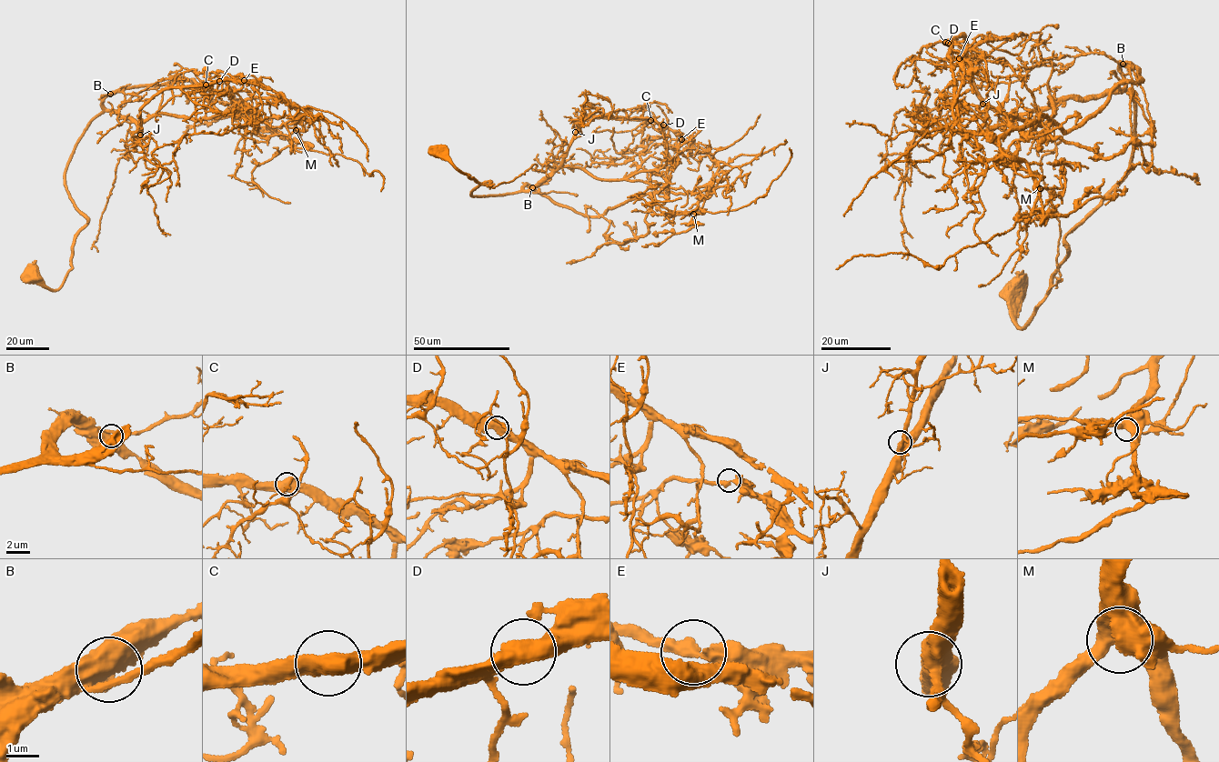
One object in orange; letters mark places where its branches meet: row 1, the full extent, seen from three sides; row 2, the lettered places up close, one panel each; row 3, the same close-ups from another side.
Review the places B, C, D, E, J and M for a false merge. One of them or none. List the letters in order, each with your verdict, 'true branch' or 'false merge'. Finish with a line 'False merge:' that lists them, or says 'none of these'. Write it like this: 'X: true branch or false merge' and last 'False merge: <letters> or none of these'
B: true branch
C: true branch
D: true branch
E: true branch
J: true branch
M: true branch
False merge: none of these

